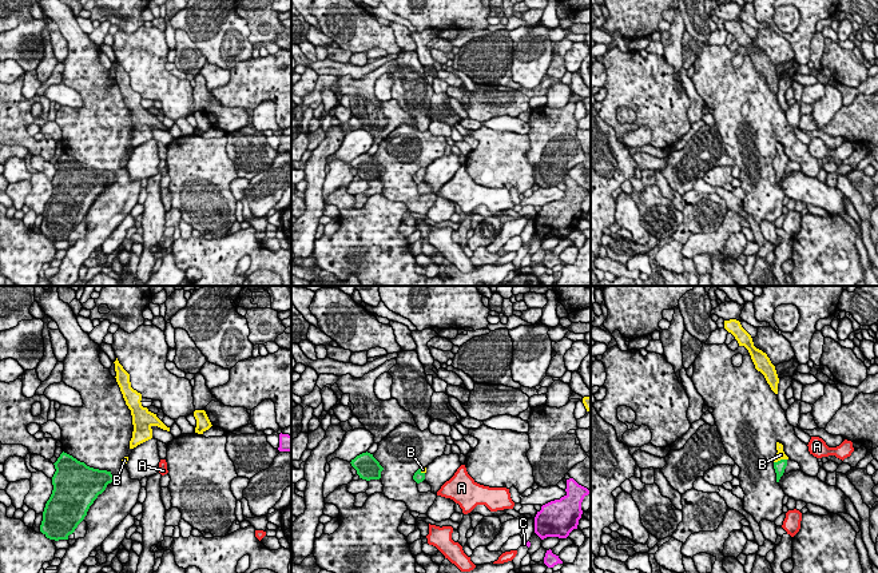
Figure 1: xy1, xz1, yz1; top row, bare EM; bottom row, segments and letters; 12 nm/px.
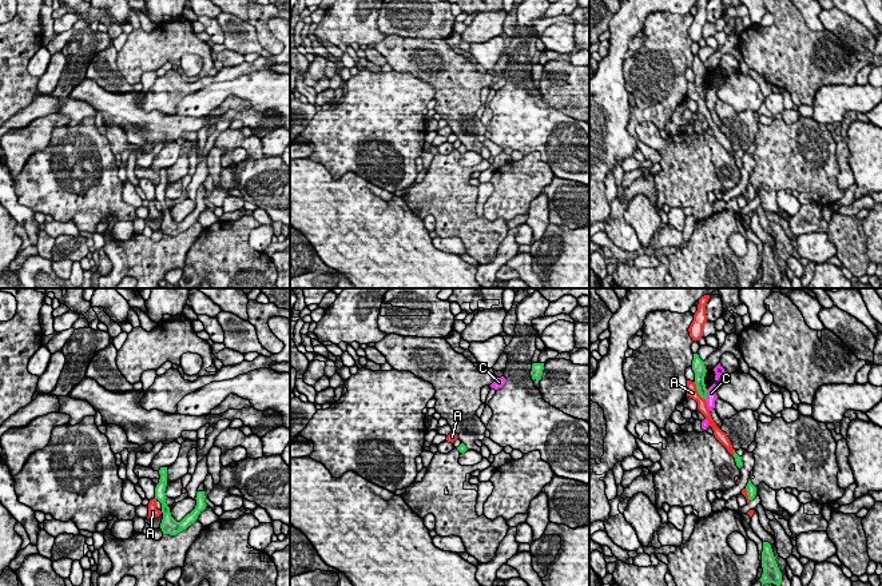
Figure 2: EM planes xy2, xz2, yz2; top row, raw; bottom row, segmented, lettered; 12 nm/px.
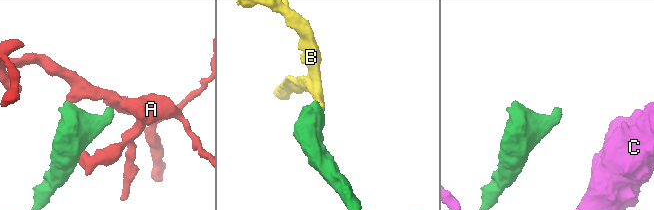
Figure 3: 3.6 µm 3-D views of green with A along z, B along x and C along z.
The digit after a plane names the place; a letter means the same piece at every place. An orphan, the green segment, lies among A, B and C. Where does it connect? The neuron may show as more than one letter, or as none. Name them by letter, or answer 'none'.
B

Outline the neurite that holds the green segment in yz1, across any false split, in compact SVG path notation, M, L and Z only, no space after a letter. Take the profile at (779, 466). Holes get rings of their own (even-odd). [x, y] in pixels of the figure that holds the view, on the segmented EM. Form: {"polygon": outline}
{"polygon": "M776 442L776 450L778 450L778 453L774 458L774 469L775 469L775 473L776 473L776 482L779 482L779 480L783 475L784 469L787 466L788 457L784 454L783 445L779 443L779 442Z"}

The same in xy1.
{"polygon": "M64 451L53 465L53 490L43 512L40 532L59 541L68 540L98 496L115 481L115 475L90 467Z"}

